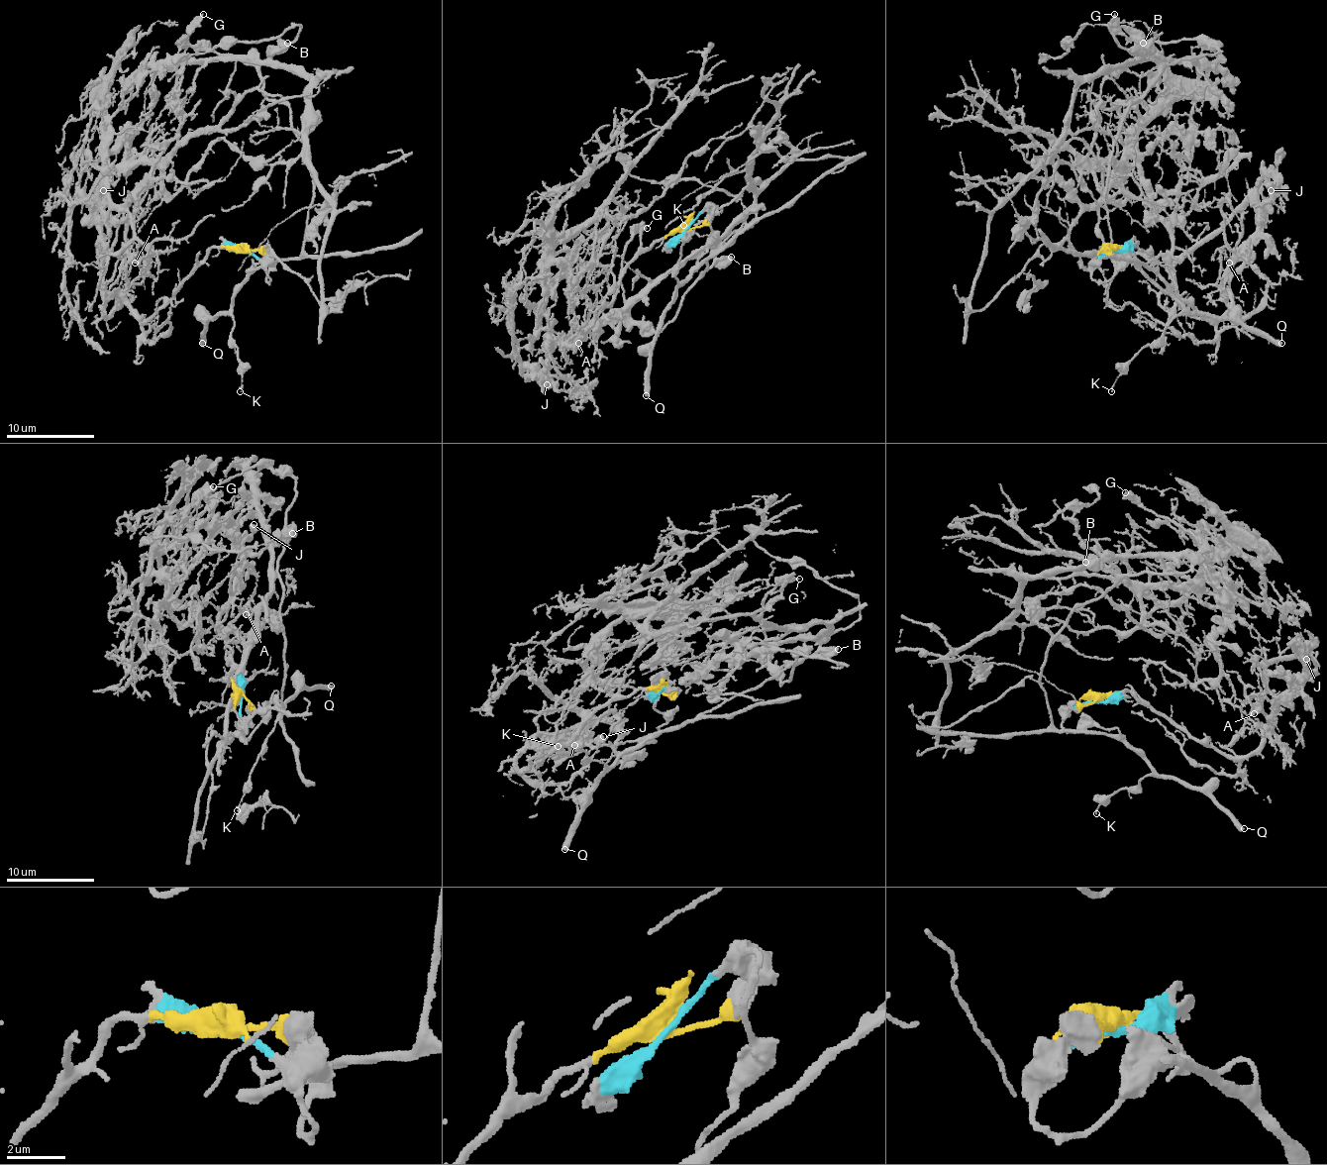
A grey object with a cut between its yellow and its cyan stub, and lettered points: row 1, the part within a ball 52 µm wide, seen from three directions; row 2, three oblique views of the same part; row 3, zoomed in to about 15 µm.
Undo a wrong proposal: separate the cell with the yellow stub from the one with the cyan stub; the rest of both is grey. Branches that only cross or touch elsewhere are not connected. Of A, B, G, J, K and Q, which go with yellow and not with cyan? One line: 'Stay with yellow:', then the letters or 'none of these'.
Stay with yellow: A, J

